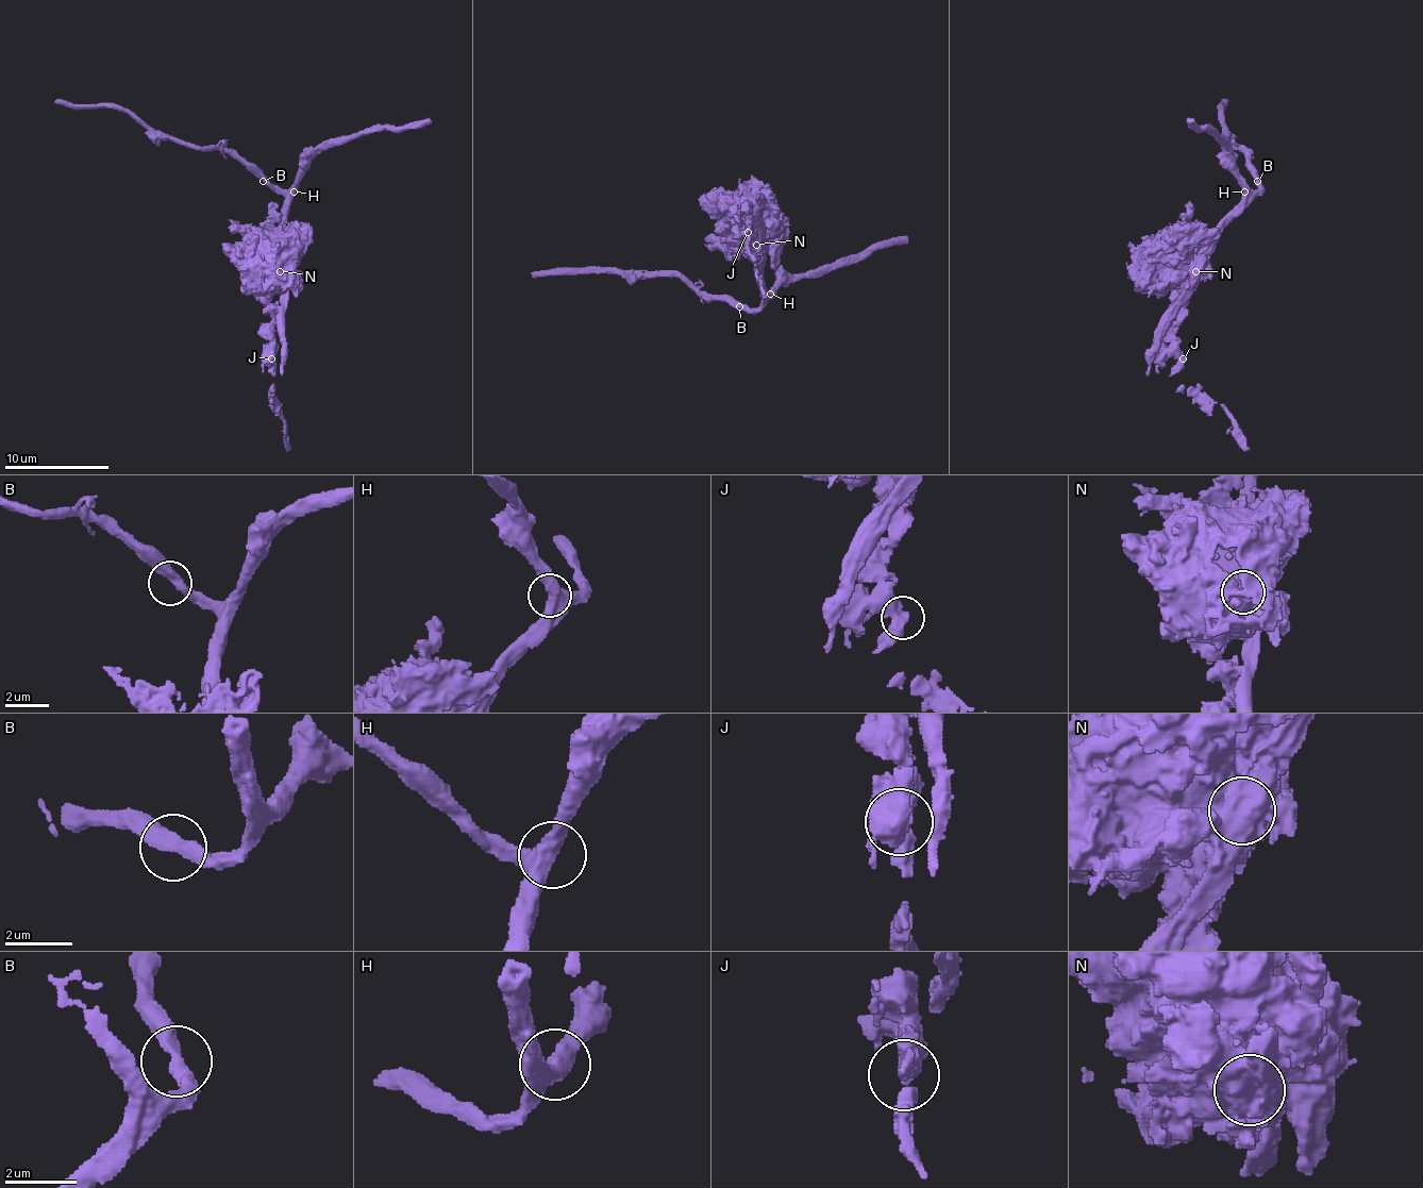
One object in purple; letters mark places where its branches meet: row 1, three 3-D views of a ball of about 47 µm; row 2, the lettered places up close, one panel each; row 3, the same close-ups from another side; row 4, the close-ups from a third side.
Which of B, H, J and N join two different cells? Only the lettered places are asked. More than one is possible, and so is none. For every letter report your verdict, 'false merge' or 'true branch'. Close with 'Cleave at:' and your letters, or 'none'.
B: true branch
H: true branch
J: true branch
N: false merge
Cleave at: N

